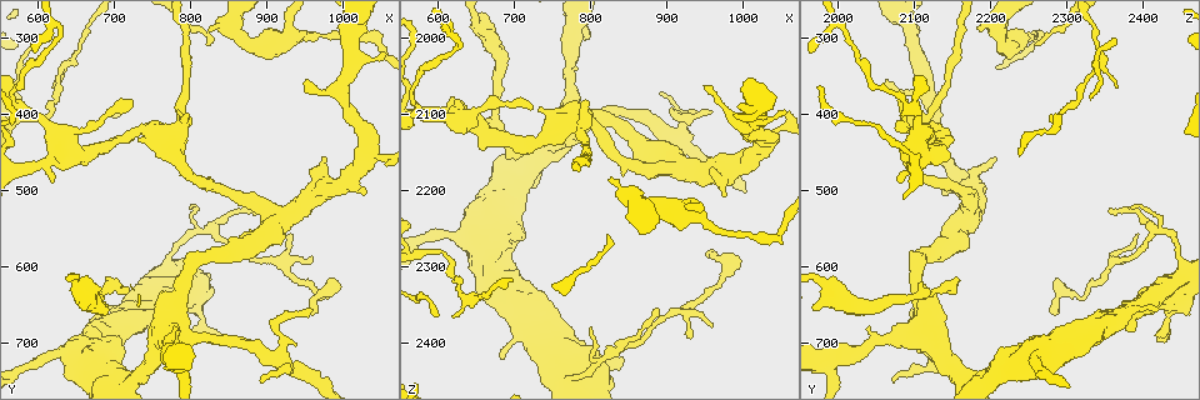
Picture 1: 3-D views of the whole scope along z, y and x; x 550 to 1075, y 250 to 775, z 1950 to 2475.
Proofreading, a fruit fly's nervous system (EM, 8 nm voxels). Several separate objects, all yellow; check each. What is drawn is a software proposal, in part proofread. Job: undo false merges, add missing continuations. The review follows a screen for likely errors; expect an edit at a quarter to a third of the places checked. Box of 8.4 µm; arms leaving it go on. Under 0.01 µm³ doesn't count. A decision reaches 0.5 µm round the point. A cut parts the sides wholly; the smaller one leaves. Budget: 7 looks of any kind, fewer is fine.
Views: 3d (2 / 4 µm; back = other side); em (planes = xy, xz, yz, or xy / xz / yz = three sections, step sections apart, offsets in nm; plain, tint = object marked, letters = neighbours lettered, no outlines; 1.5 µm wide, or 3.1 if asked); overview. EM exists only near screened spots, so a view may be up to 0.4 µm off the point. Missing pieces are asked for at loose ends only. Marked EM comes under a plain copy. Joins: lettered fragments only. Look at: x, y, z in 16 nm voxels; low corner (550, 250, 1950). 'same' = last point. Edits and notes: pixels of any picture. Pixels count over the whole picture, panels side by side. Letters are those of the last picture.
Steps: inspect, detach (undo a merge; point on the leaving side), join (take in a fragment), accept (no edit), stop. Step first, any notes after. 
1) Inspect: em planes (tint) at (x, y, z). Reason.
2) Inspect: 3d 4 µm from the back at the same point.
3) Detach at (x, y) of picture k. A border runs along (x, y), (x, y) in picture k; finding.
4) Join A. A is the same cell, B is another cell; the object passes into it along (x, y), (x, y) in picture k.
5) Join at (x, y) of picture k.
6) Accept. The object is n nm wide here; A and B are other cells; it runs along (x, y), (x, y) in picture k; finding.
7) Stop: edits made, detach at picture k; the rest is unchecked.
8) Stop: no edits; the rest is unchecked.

Inspect: 3d 4 µm at (740, 420, 2135). Sudden change in width.

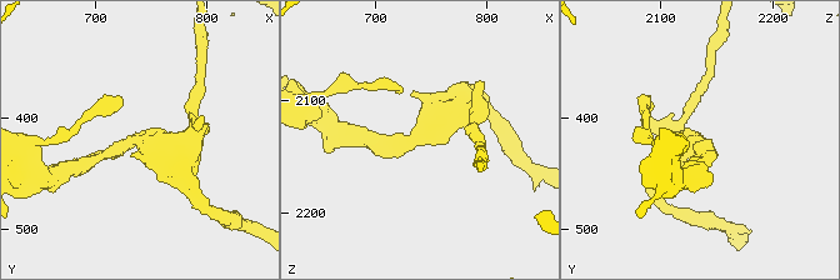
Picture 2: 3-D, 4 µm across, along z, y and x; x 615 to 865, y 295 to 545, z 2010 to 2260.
Inspect: em yz step 4 (letters) at (736, 420, 2134). The arms are 200, 360 nm wide; shape alone is not enough.

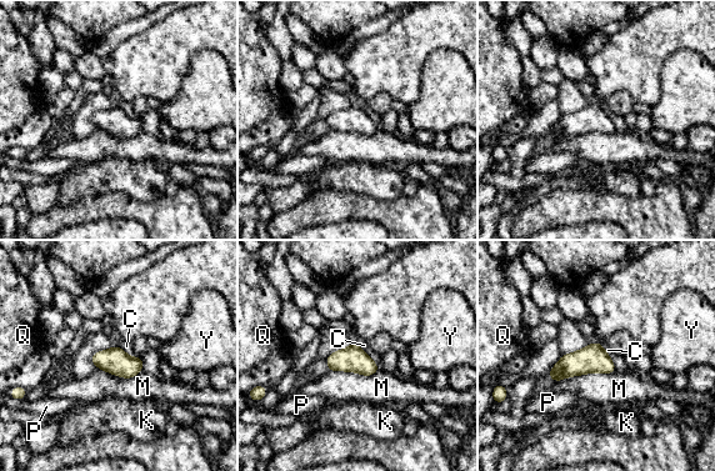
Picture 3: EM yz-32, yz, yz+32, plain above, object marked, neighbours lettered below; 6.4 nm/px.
Inspect: em planes (letters) at the same point. Cut it another way.

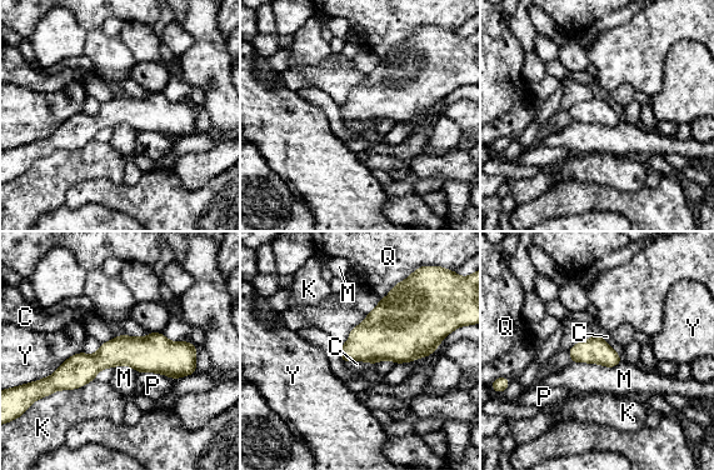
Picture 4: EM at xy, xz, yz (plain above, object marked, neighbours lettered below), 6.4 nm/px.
Accept. The object is 170 nm wide here; C, K, M, P, Q and Y are other cells; it runs along (193, 369), (109, 355), (51, 380) in picture 4; one neuron here.

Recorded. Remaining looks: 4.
Inspect: 3d 2 µm at (1035, 295, 2260). Sharp bend.

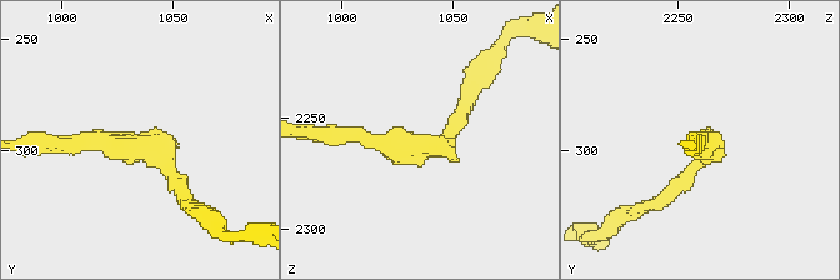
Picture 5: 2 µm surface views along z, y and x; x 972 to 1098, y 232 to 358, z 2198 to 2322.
Inspect: em xy step 4 (tint) at (1038, 297, 2264). Shape alone is not enough.

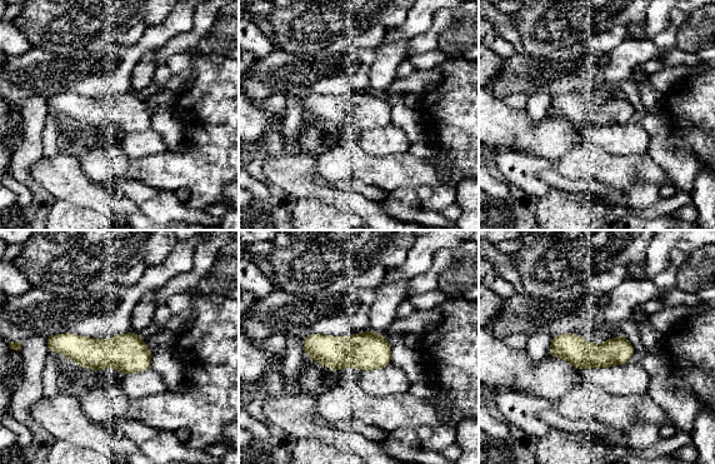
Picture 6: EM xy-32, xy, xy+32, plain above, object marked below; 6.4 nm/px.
Inspect: em xy step 4 (letters) at the same point. See the neighbours.

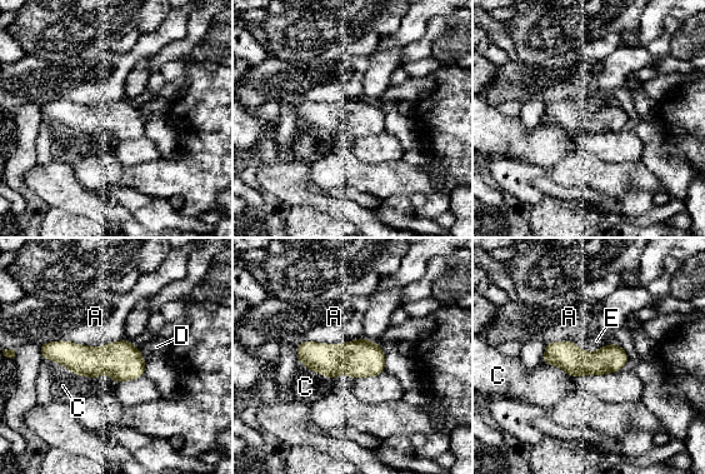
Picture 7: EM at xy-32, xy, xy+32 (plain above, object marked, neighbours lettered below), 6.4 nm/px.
Accept. A, C, D and E are other cells; a border runs along (571, 342), (590, 352), (613, 342) in picture 7; all the same neuron.

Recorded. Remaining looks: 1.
Stop: no edits; the rest is unchecked.

